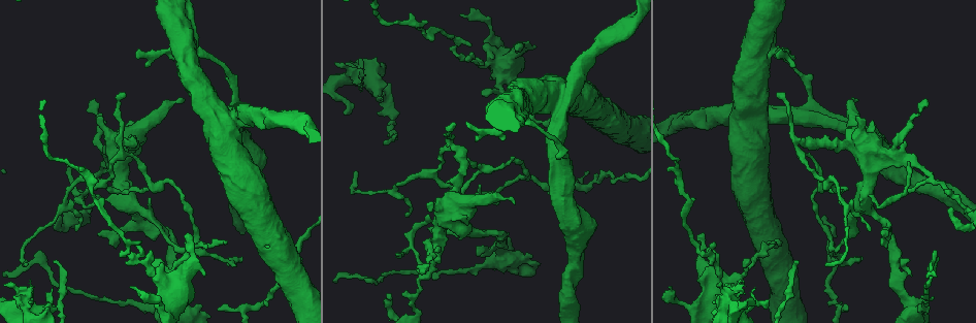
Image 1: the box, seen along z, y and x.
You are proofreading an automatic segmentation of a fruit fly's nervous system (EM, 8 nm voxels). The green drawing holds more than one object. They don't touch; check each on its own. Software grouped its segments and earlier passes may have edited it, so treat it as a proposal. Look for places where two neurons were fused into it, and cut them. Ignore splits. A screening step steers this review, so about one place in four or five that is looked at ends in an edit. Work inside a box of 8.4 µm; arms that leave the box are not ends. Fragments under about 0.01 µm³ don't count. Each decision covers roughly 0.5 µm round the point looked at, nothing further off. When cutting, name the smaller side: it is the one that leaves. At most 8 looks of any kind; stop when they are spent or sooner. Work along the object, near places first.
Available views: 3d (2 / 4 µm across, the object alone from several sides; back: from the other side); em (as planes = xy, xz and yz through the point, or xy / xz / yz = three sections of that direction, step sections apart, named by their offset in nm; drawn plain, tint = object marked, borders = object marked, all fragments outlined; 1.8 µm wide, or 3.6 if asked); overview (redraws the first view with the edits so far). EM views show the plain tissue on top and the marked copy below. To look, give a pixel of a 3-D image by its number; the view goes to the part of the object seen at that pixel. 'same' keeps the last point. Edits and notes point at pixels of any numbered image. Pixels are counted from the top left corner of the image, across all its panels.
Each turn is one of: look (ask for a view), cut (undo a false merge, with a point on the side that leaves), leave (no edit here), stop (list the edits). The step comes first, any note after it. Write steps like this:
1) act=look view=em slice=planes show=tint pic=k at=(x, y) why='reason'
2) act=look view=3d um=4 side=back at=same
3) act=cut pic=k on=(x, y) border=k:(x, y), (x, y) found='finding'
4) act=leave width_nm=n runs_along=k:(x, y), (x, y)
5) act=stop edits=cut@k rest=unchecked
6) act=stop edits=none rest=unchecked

act=look view=em slice=planes show=tint pic=1 at=(147, 265)

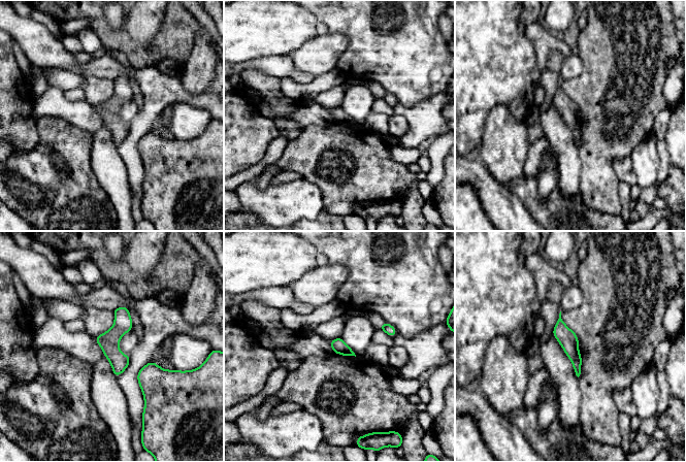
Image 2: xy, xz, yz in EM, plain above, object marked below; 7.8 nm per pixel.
act=leave runs_along=2:(124, 309), (113, 335), (117, 372) found='one neuron here'

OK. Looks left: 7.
act=look view=em um=3.6 slice=planes show=tint pic=1 at=(762, 120) why='sudden change in width'

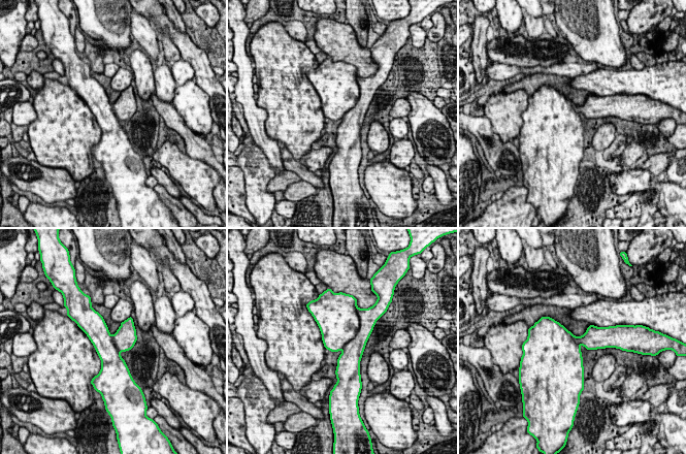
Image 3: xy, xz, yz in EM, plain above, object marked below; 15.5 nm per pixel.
act=cut pic=3 on=(367, 317) border=3:(357, 311), (358, 330), (341, 349) found='a second neuron is stuck on'

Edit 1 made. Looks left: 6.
act=look view=em slice=xy step=16 show=tint pic=1 at=(128, 150) why='thick turns thin'

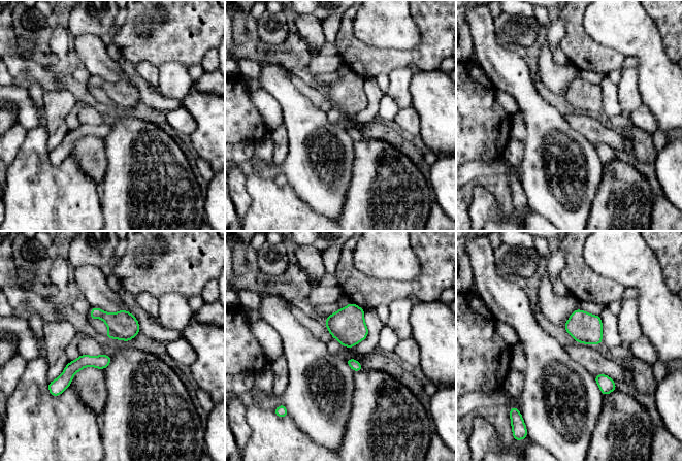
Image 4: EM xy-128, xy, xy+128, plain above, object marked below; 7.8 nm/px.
act=look view=em slice=xz step=16 show=tint at=same why='cut it another way'

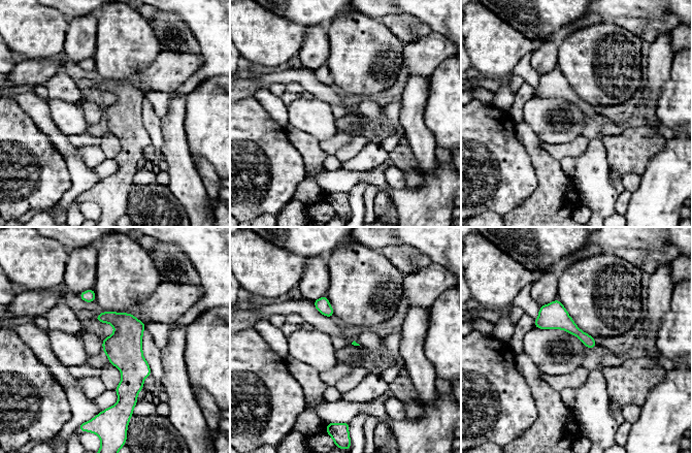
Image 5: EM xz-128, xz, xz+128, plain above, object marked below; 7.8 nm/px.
act=leave width_nm=40 found='continuous, no second neuron'

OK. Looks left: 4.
act=look view=3d um=4 side=back pic=1 at=(929, 178) why='sharp bend'

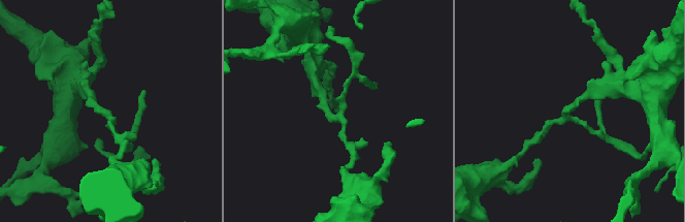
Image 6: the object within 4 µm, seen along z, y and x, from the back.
act=look view=em slice=yz step=4 show=tint pic=6 at=(568, 113) why='shape alone is not enough'

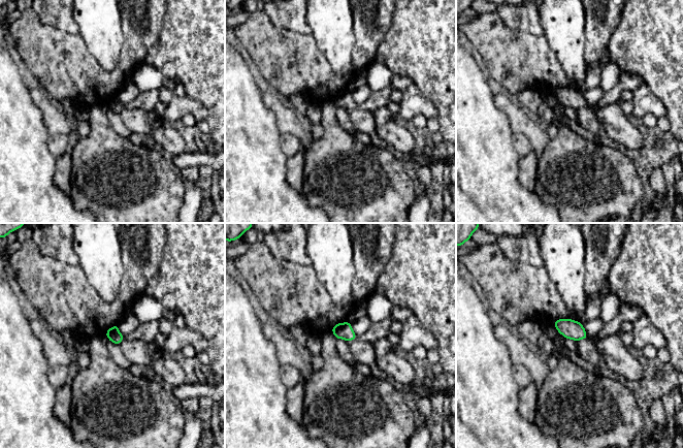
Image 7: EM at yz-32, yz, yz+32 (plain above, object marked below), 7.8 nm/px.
act=cut pic=7 on=(116, 338) width_nm=100 border=7:(106, 336), (119, 333), (123, 338) found='a second neuron is stuck on'

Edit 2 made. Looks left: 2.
act=stop edits=cut@3,cut@7 rest=unchecked

